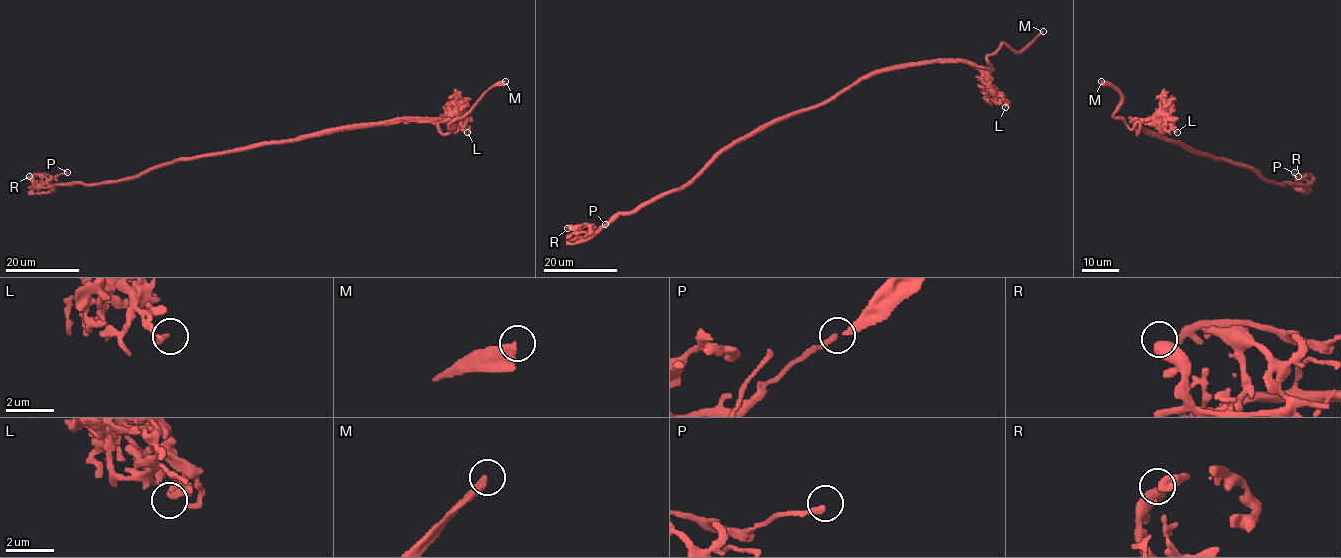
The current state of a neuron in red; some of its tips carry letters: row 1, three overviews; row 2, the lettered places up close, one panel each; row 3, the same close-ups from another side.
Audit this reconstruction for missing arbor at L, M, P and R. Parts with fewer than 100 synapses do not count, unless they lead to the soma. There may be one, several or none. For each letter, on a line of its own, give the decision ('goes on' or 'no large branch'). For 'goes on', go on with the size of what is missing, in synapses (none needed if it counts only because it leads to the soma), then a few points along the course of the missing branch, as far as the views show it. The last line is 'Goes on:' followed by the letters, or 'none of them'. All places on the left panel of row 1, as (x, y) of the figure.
L: no large branch
M: goes on; missing branch runs (505, 81), (504, 59), (498, 60)
P: no large branch
R: no large branch
Goes on: M

